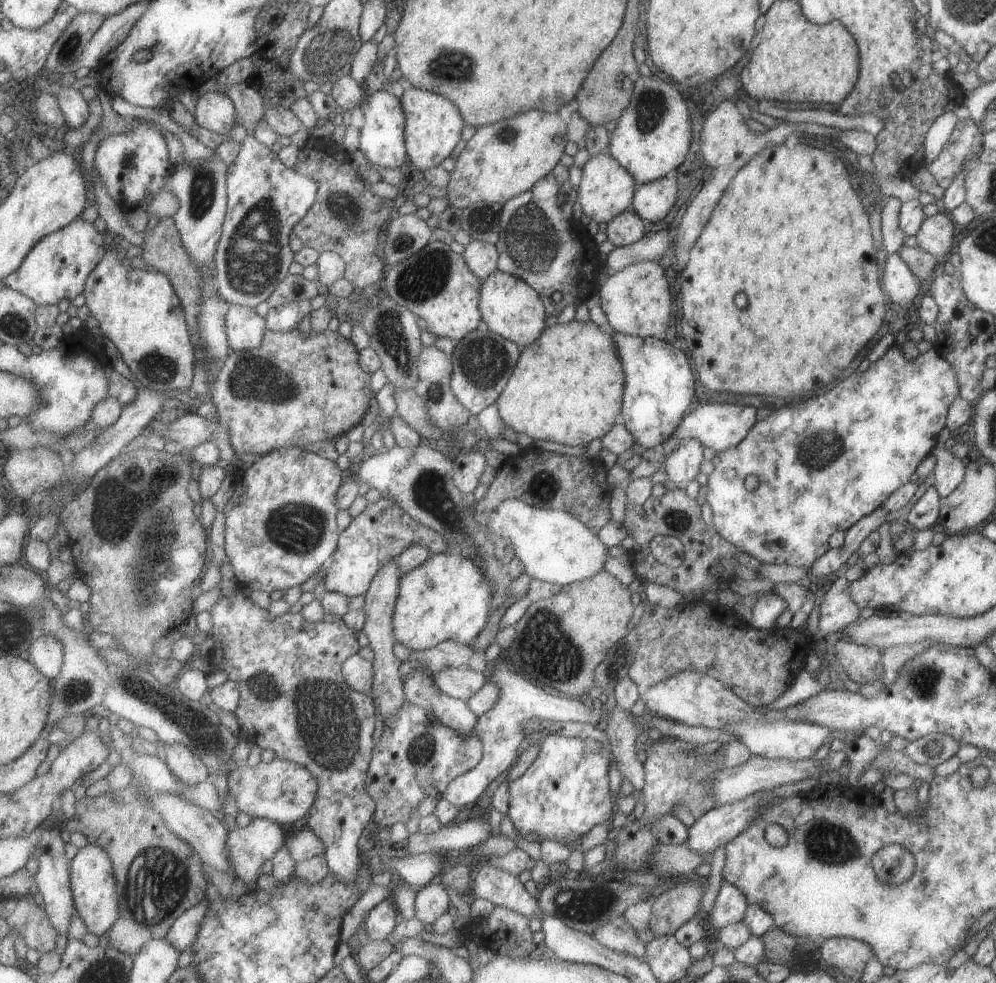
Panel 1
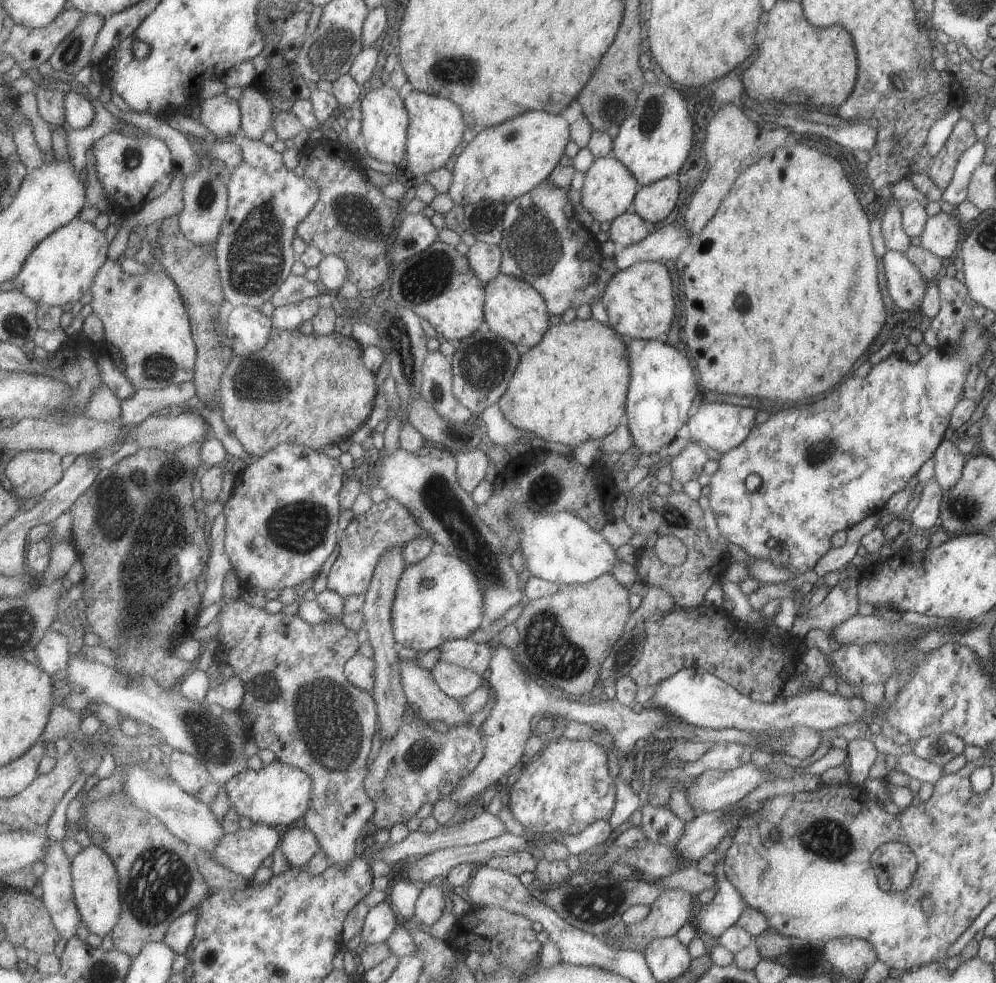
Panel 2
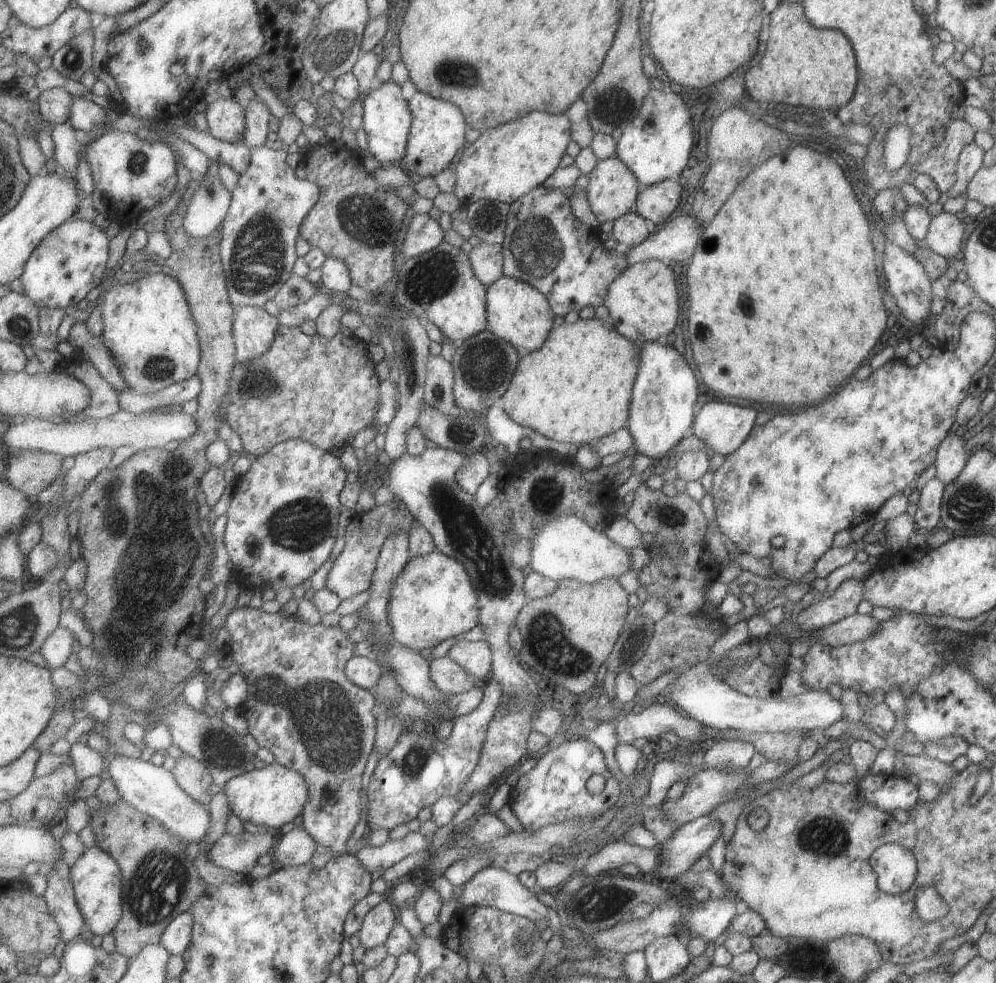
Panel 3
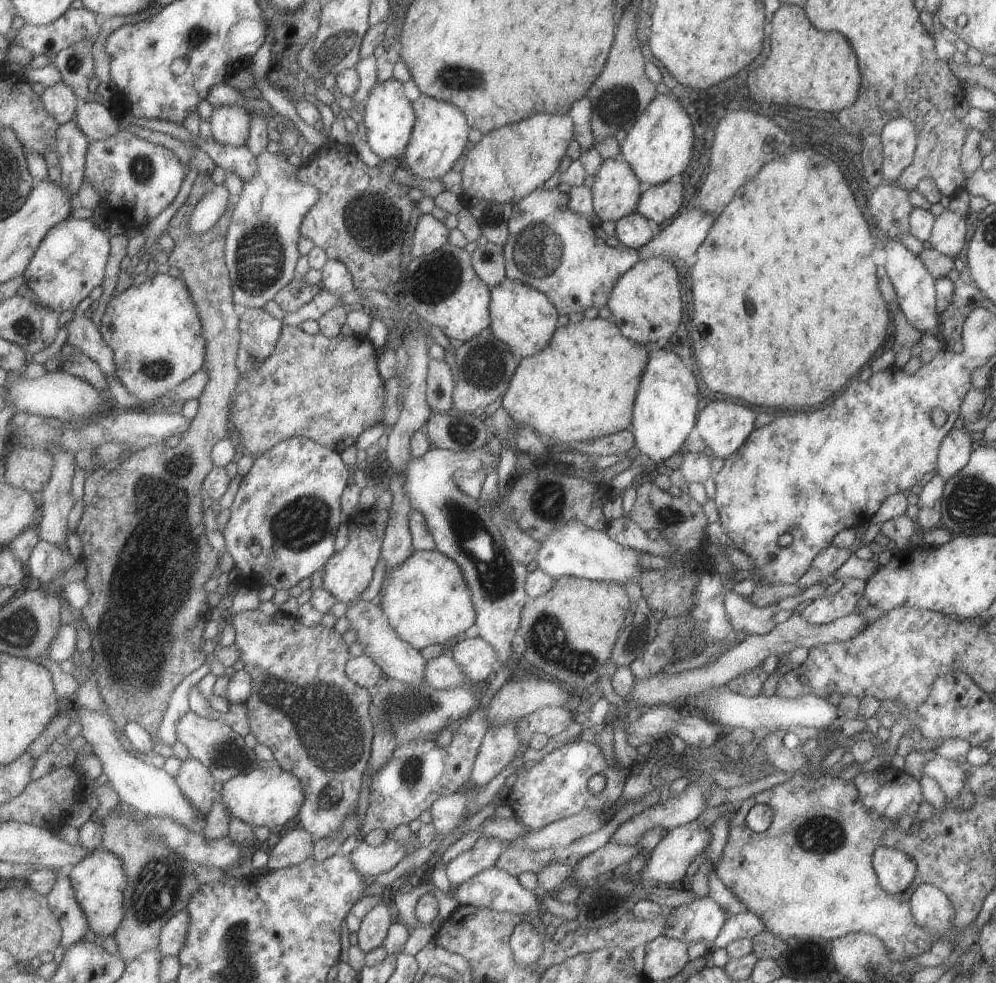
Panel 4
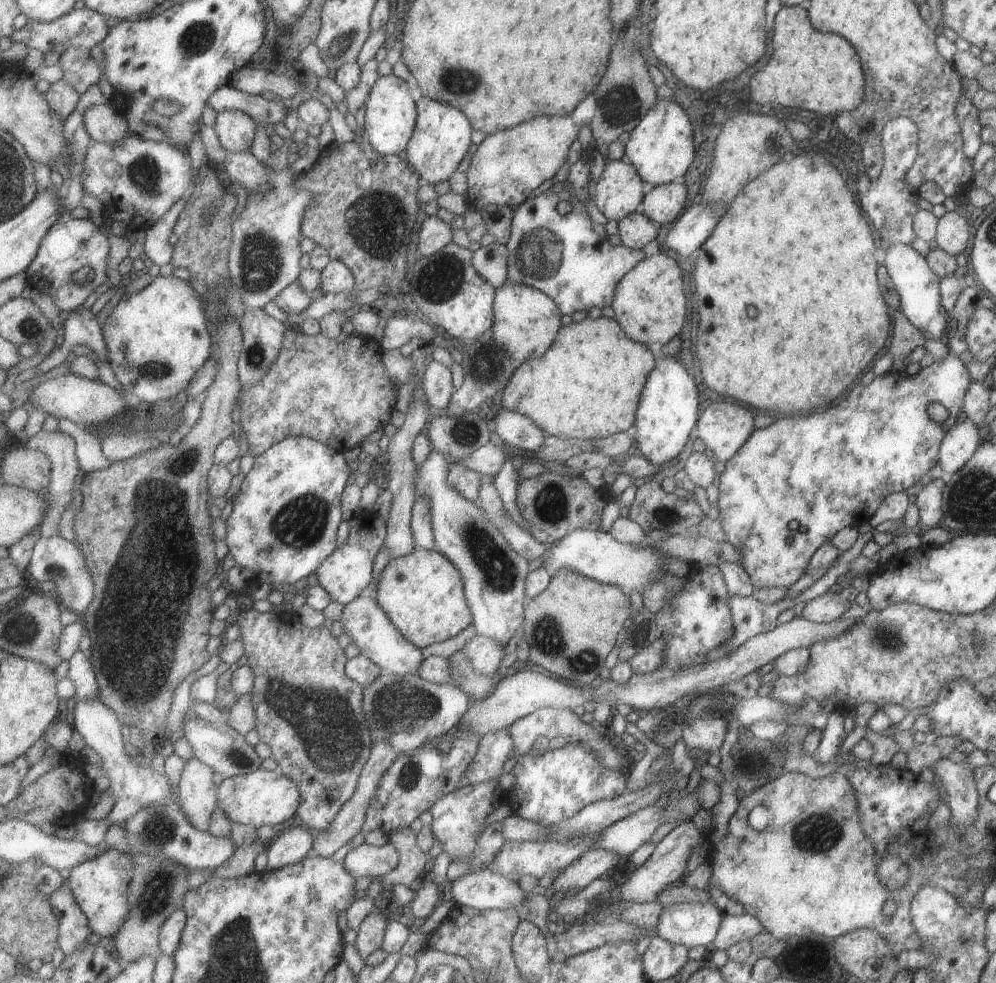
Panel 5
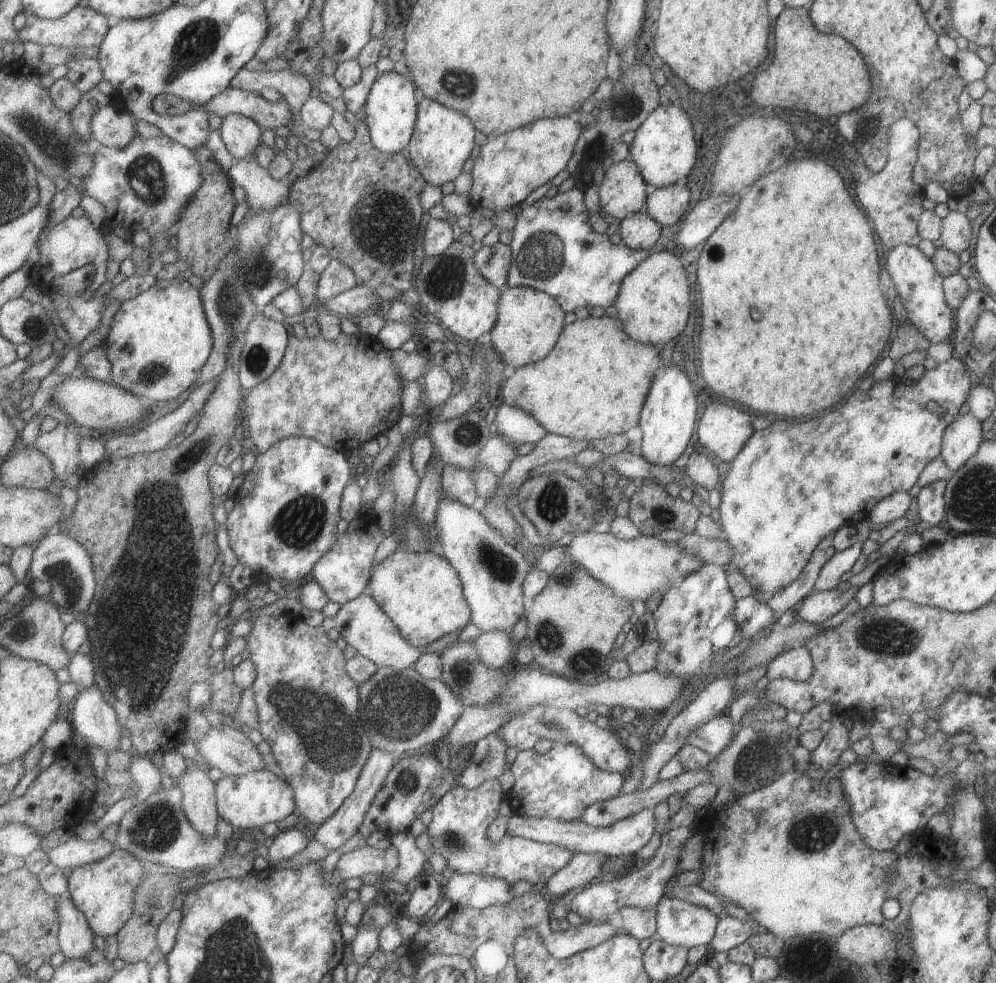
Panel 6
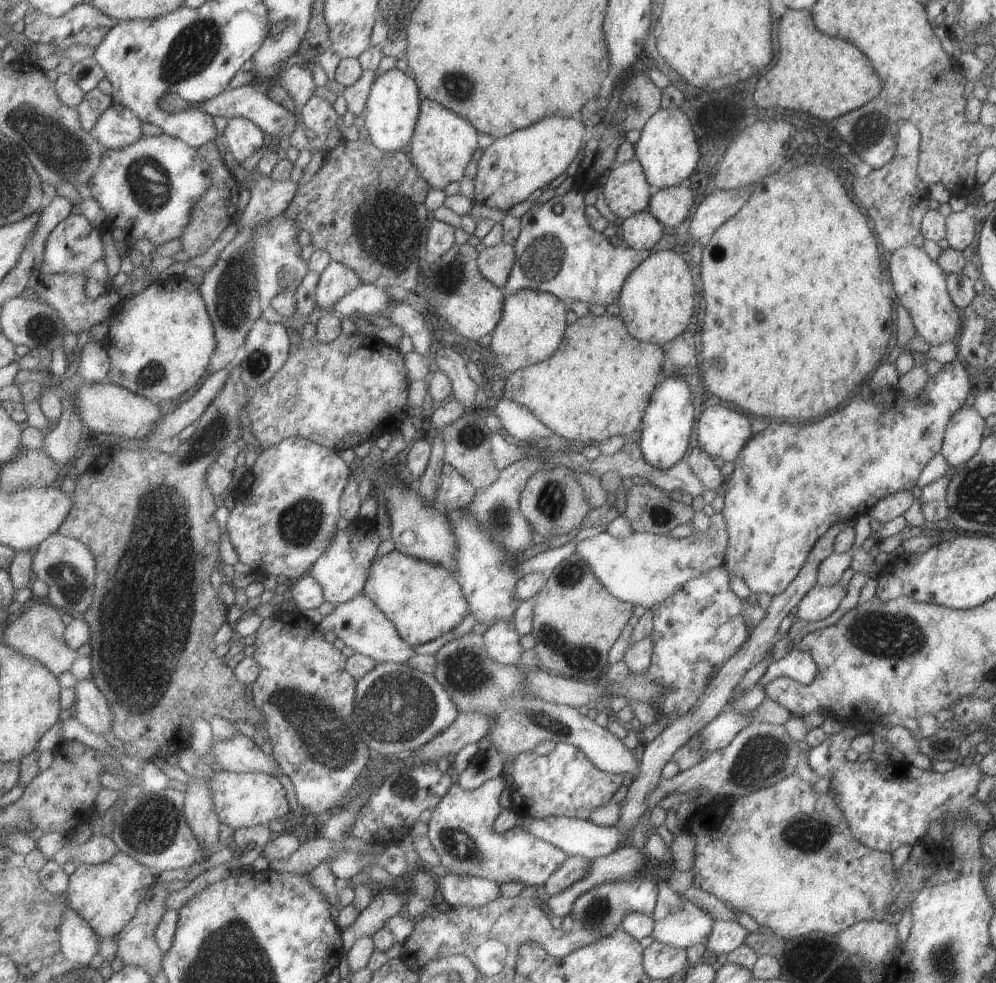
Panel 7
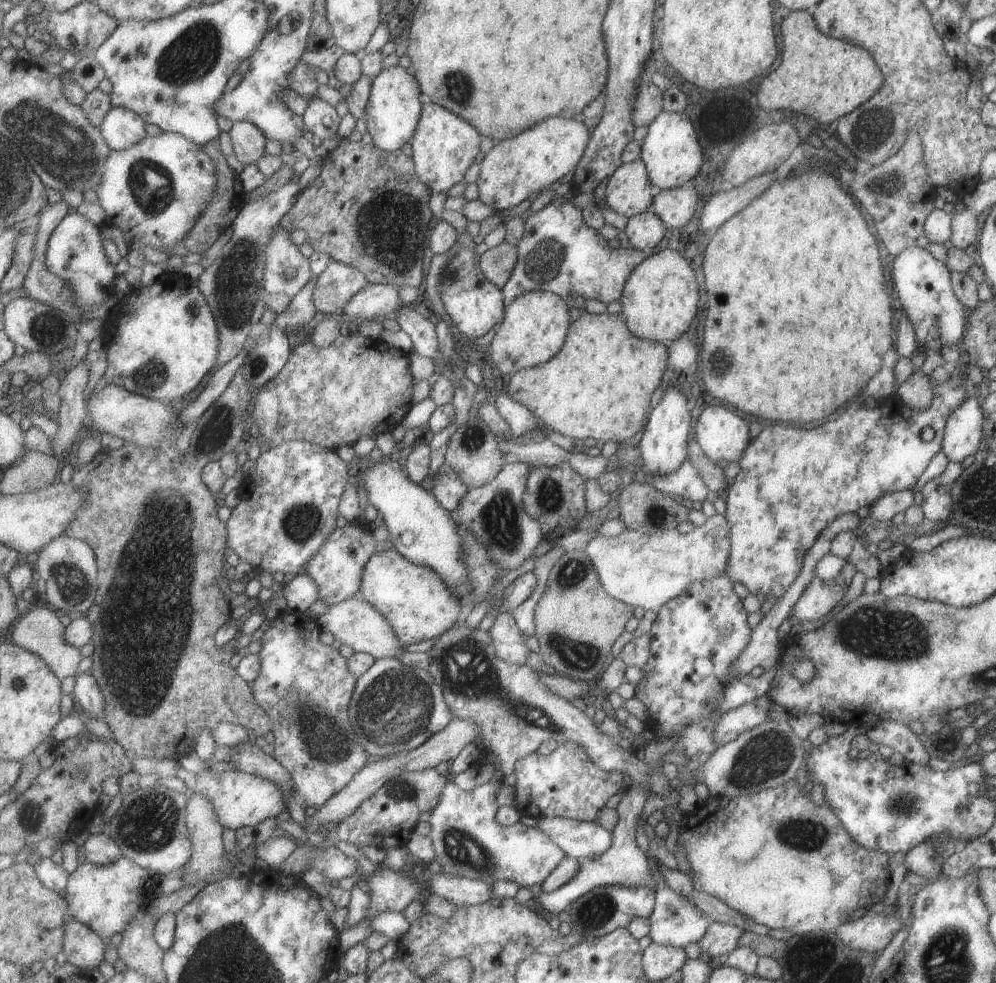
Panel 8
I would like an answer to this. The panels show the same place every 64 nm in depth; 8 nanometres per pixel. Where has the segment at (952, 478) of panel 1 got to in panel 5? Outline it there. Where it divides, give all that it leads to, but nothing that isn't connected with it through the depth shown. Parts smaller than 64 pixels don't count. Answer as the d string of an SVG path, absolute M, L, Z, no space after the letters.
M961 420L953 424L943 436L938 449L937 464L941 466L944 477L956 472L980 446L979 432L971 420Z

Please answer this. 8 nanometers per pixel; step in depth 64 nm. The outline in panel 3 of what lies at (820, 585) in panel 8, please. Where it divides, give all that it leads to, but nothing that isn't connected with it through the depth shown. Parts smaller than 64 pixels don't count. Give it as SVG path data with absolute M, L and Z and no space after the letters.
M849 578L841 582L829 596L823 596L816 604L810 604L797 615L797 624L801 630L819 630L839 622L856 613L856 607L862 600L863 584L861 580Z

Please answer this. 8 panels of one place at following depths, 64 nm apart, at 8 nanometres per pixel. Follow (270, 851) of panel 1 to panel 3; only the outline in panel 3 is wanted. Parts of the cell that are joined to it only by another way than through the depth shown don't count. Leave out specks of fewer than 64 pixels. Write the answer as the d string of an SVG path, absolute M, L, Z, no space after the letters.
M267 828L257 834L245 832L243 836L226 833L215 845L210 845L209 858L222 868L251 877L257 860L273 846L274 832Z

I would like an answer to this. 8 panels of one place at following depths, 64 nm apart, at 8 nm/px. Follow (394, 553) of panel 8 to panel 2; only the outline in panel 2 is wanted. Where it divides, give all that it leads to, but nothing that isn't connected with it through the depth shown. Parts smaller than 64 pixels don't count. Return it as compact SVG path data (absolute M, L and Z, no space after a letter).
M431 554L405 570L392 618L394 636L400 646L429 652L449 640L469 639L475 630L487 624L485 590L469 562L453 554Z

